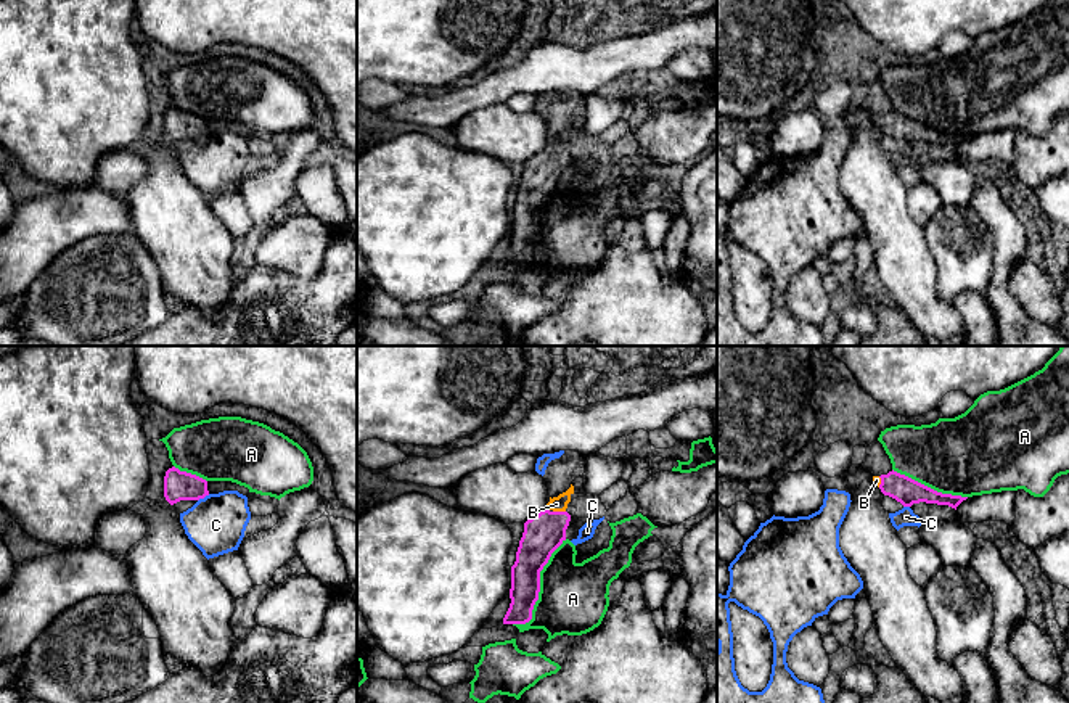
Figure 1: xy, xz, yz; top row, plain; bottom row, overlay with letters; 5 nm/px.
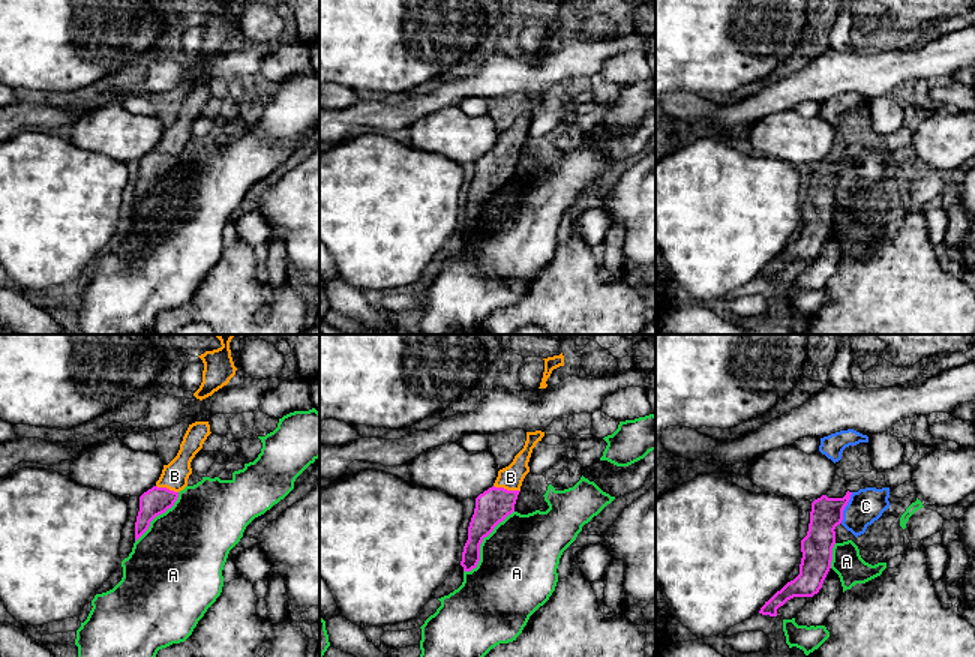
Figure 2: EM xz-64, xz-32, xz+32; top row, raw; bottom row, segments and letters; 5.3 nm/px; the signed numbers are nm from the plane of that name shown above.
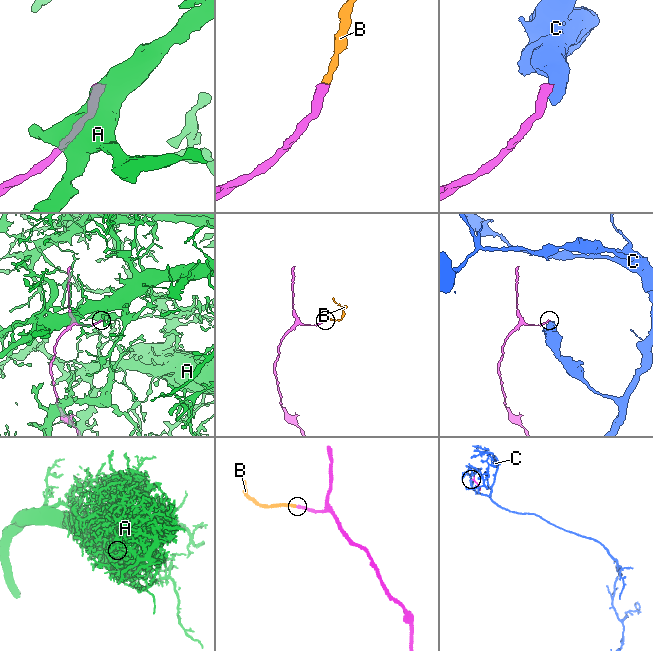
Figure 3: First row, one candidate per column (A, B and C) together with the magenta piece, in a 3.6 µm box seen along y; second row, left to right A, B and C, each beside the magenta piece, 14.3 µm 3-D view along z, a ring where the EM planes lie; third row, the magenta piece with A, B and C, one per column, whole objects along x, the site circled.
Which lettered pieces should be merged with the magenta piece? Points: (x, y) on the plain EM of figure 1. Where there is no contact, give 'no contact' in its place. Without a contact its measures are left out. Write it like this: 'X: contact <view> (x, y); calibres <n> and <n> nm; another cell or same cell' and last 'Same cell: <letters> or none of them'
A: contact xz (539, 227); calibres 190 and 340 nm; another cell
B: contact xz (560, 152); calibres 200 and 80 nm; same cell
C: contact xy (203, 137); calibres 140 and 300 nm; another cell
Same cell: B

